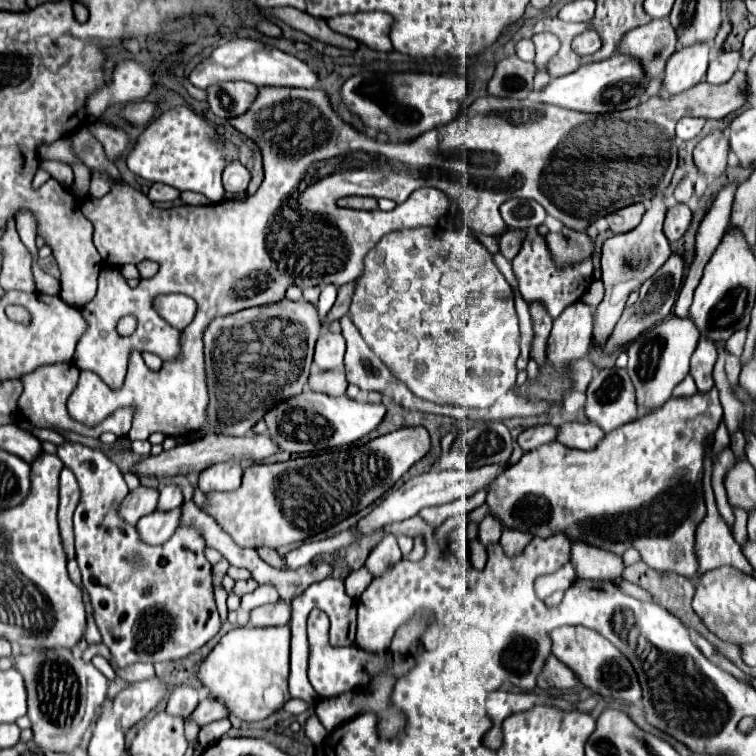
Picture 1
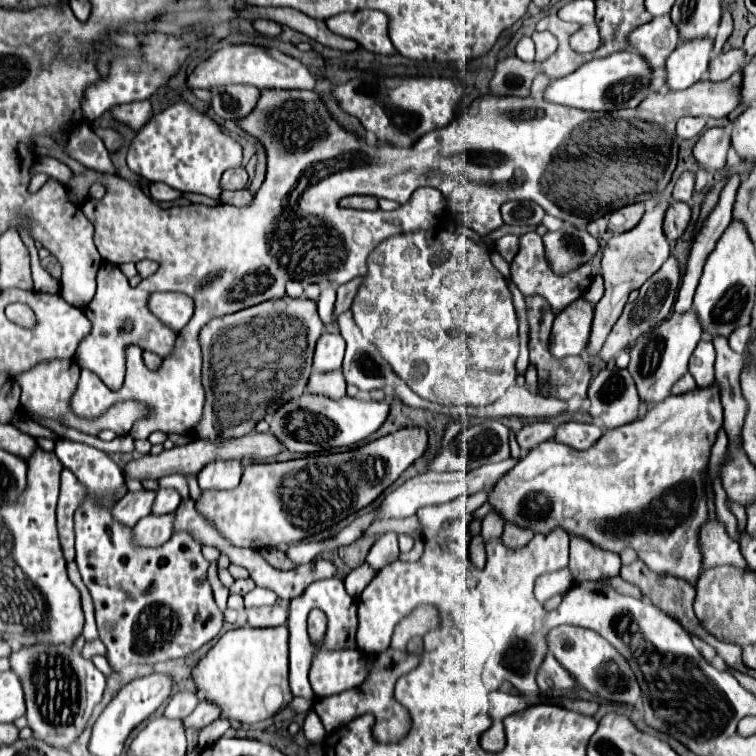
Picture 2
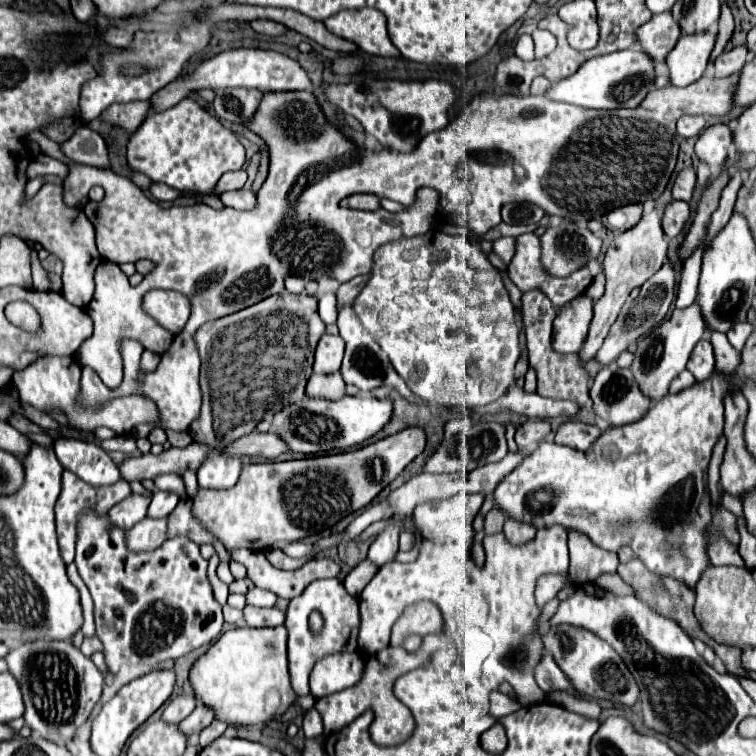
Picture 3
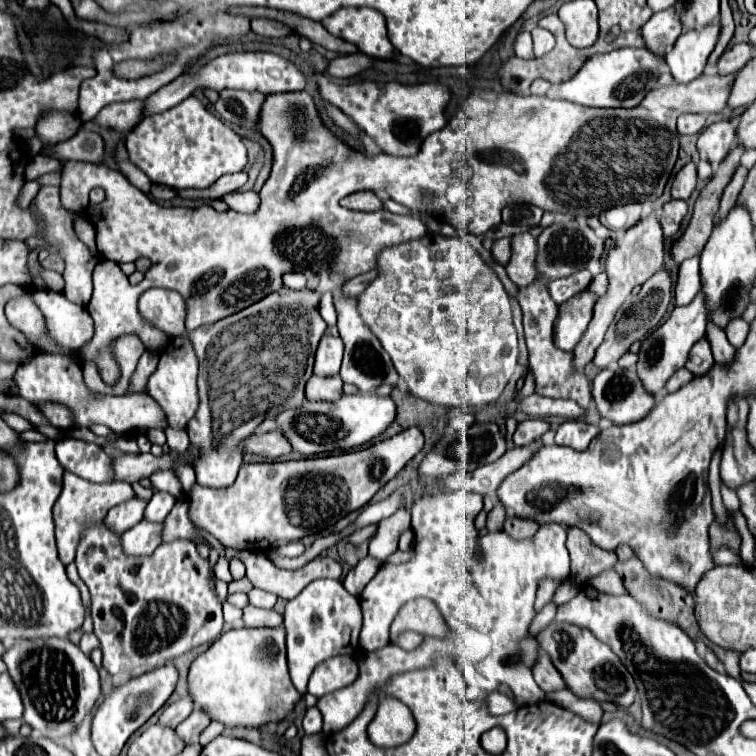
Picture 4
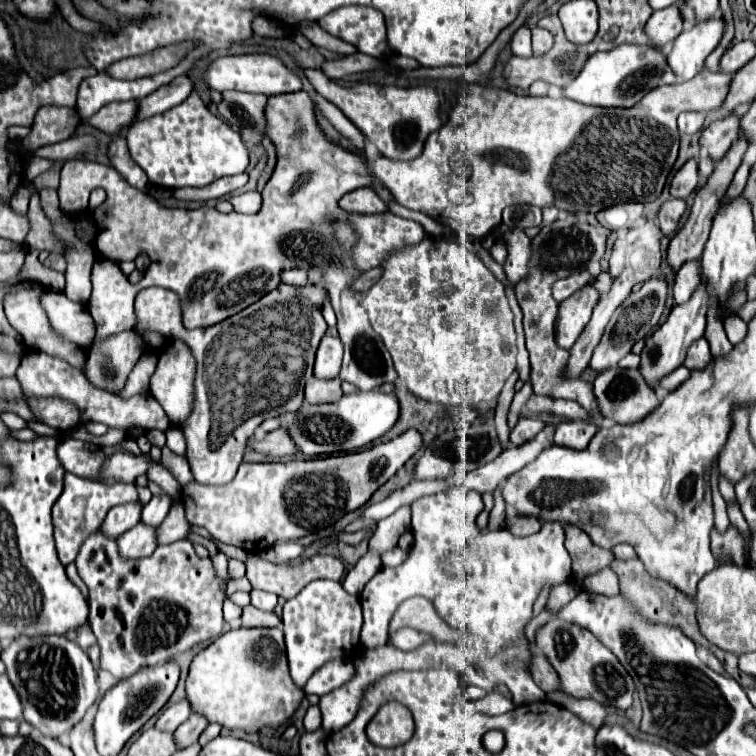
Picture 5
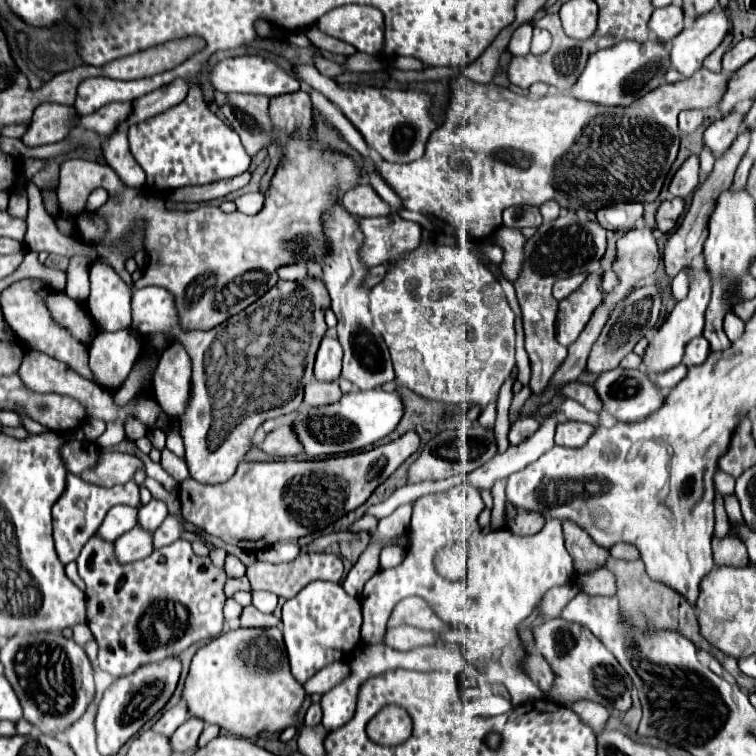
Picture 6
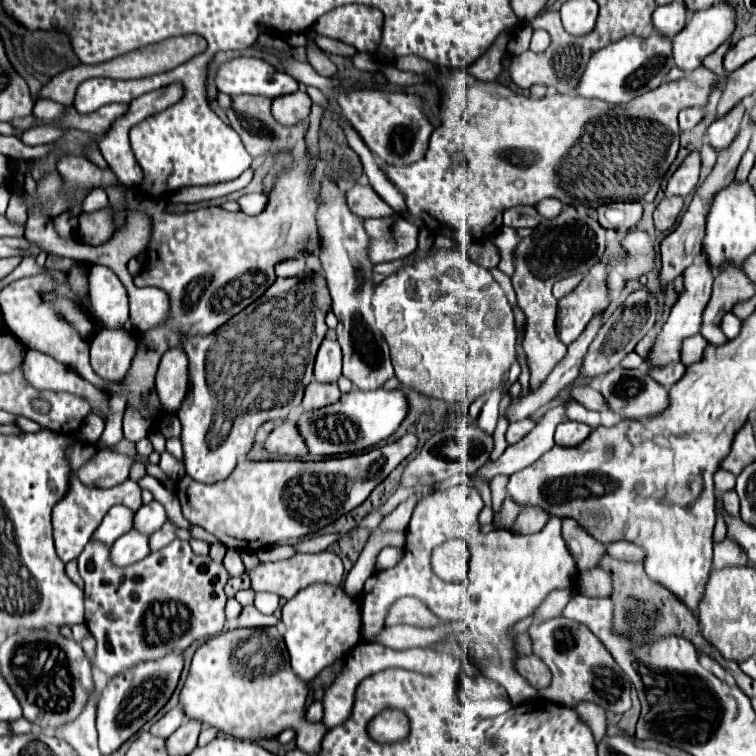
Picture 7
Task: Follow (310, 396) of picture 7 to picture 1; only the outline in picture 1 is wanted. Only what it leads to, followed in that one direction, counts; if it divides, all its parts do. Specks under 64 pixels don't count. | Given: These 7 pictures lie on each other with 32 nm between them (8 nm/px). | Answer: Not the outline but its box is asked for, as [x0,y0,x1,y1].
[308,370,346,396]

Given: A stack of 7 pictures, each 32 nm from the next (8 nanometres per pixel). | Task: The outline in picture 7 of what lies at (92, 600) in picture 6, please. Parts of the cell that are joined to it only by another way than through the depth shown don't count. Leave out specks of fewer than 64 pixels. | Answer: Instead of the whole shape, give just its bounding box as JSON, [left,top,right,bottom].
[78,540,228,676]

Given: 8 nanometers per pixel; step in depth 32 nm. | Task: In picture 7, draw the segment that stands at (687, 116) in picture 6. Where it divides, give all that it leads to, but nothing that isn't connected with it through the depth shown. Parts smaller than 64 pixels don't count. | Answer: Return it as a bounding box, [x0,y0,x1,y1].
[678,108,702,130]

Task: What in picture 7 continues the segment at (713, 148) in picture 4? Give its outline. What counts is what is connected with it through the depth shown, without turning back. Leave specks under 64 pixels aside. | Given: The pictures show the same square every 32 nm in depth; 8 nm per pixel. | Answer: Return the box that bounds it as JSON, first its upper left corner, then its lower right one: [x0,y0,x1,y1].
[708,104,744,150]

